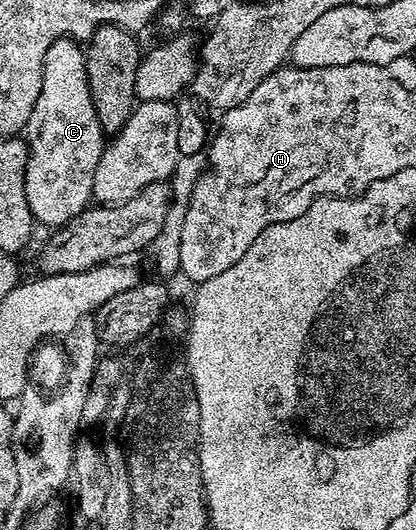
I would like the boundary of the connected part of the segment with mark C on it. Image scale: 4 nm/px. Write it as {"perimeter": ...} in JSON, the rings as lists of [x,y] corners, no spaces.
{"perimeter":[[[56,39],[51,49],[47,49],[39,101],[31,109],[23,138],[29,144],[25,170],[27,205],[40,226],[42,223],[48,229],[62,227],[90,206],[95,169],[99,169],[99,159],[107,144],[106,133],[91,101],[85,52],[78,40]]]}

